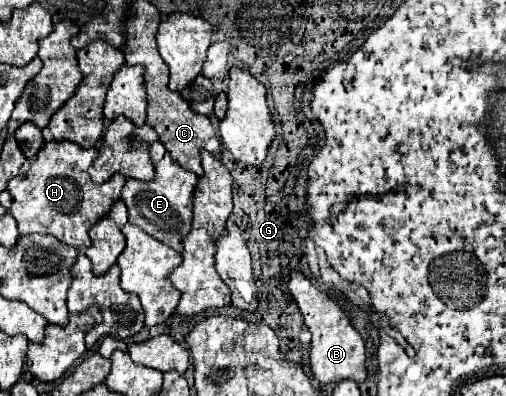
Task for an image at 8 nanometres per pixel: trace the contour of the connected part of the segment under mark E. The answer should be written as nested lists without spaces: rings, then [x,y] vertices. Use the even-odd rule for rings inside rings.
[[[155,141],[149,147],[149,155],[155,167],[155,177],[151,181],[141,181],[141,179],[127,179],[123,185],[123,203],[127,205],[129,211],[129,223],[141,227],[151,235],[153,239],[159,239],[161,243],[169,245],[177,253],[183,253],[183,237],[191,229],[191,199],[193,199],[193,187],[197,183],[197,175],[183,169],[177,161],[169,157],[165,151],[163,143]]]

